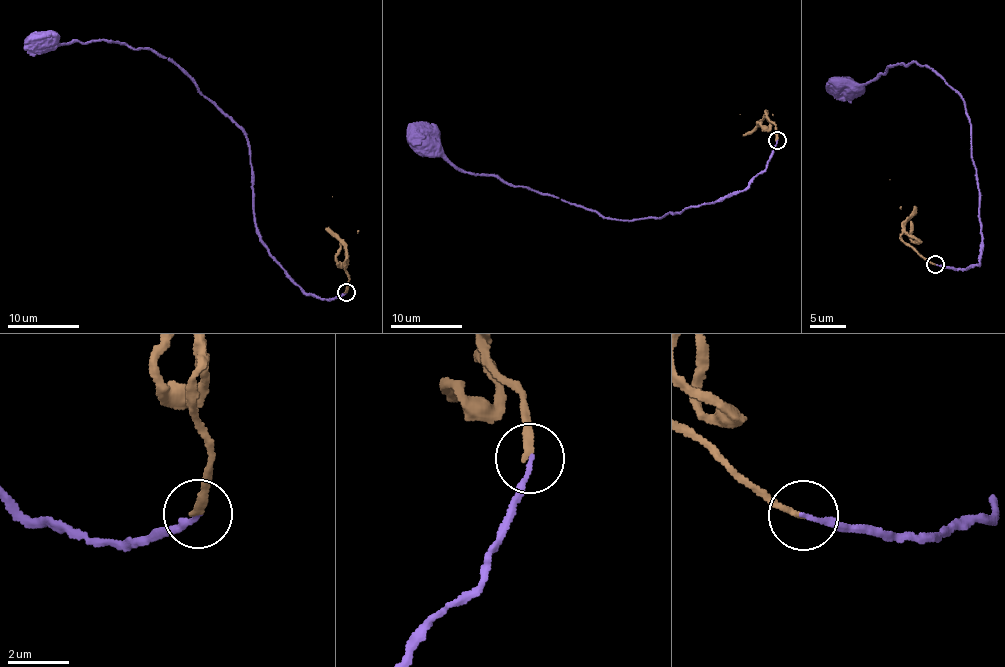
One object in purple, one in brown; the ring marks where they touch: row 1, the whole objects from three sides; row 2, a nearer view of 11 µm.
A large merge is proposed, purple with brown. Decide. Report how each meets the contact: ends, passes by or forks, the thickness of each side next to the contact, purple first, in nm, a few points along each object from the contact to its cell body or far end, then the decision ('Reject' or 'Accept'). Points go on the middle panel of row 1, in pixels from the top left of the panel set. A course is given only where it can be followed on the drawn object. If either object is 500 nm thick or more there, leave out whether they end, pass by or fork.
At the ring purple ends. At the ring brown ends. Thickness 140 nm (purple) against 200 nm. Course of purple: (777, 139), (767, 167), (742, 191), (660, 218), (614, 219), (493, 175), (458, 170), (418, 137). Course of brown: (777, 139), (775, 124), (765, 112), (764, 119), (745, 132), (740, 114). Accept

